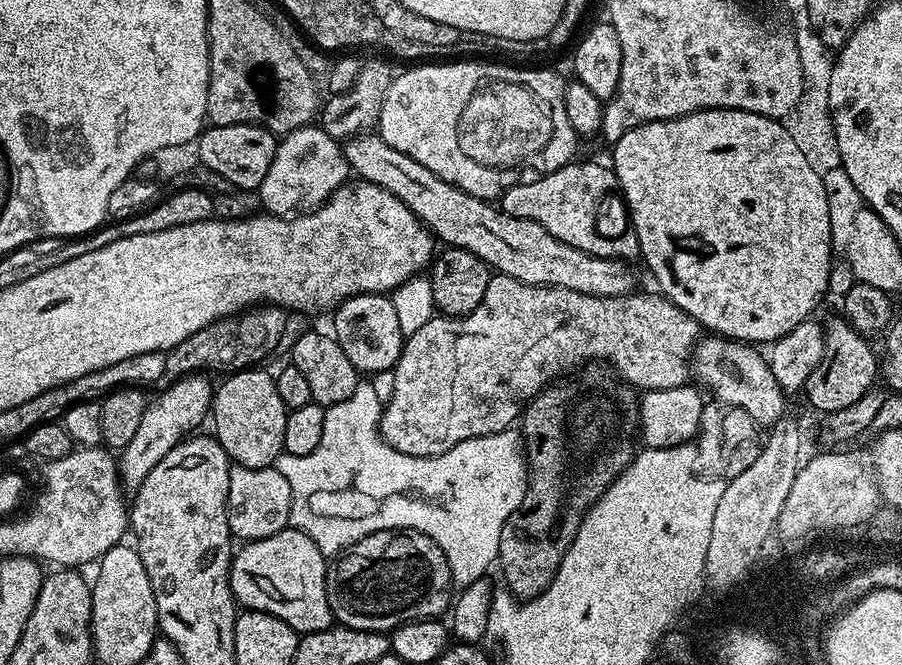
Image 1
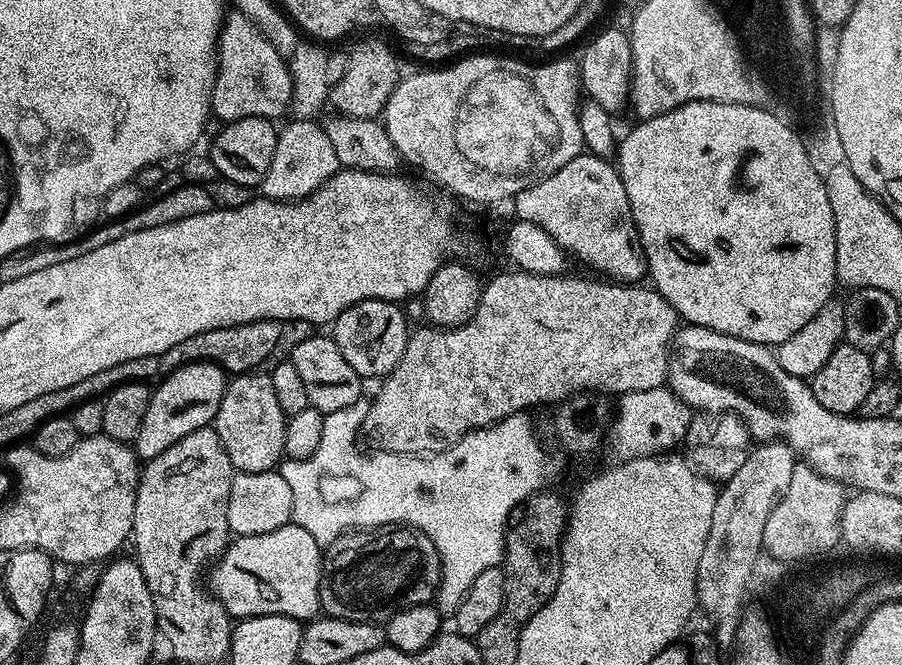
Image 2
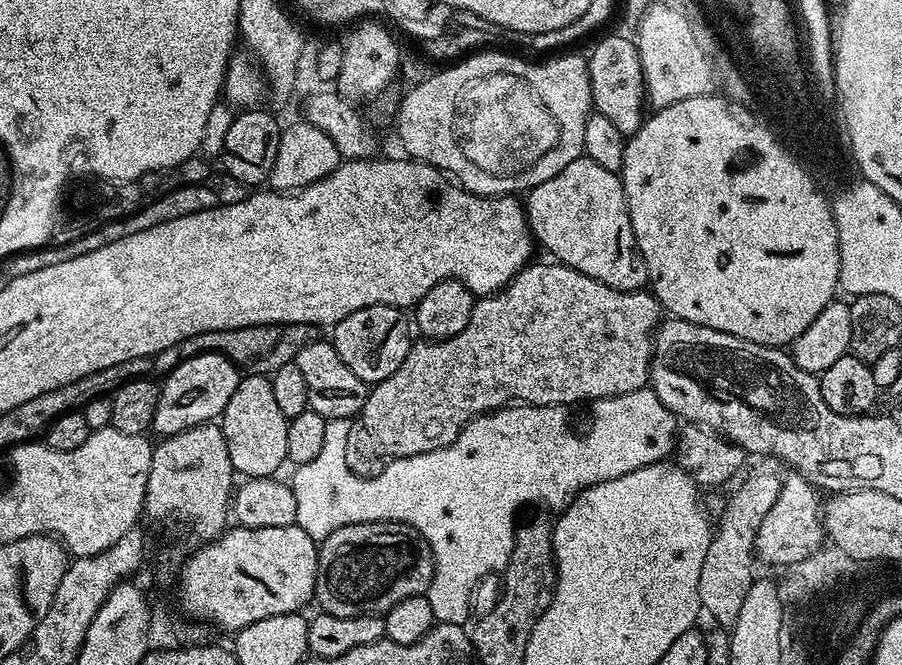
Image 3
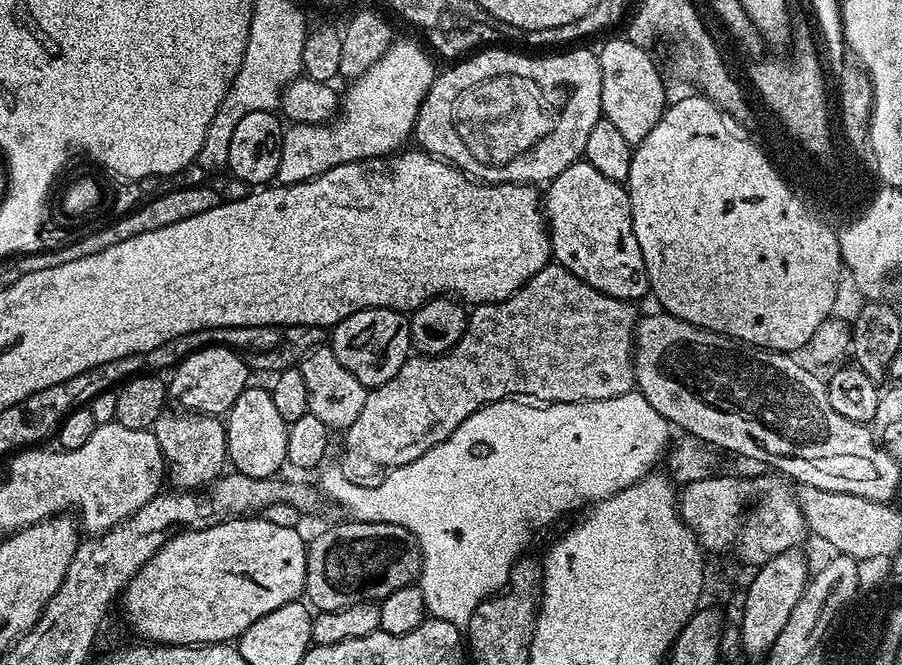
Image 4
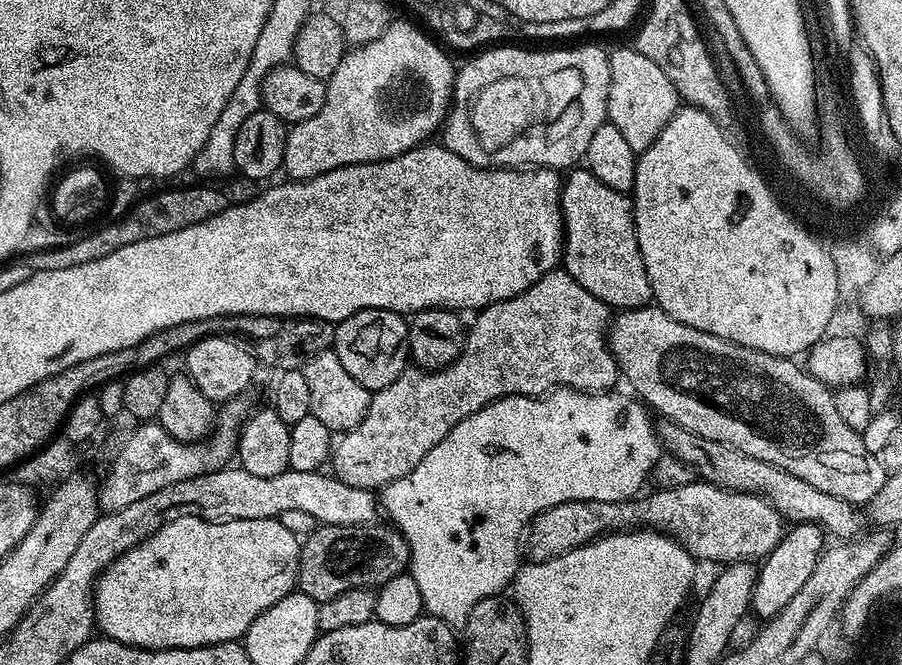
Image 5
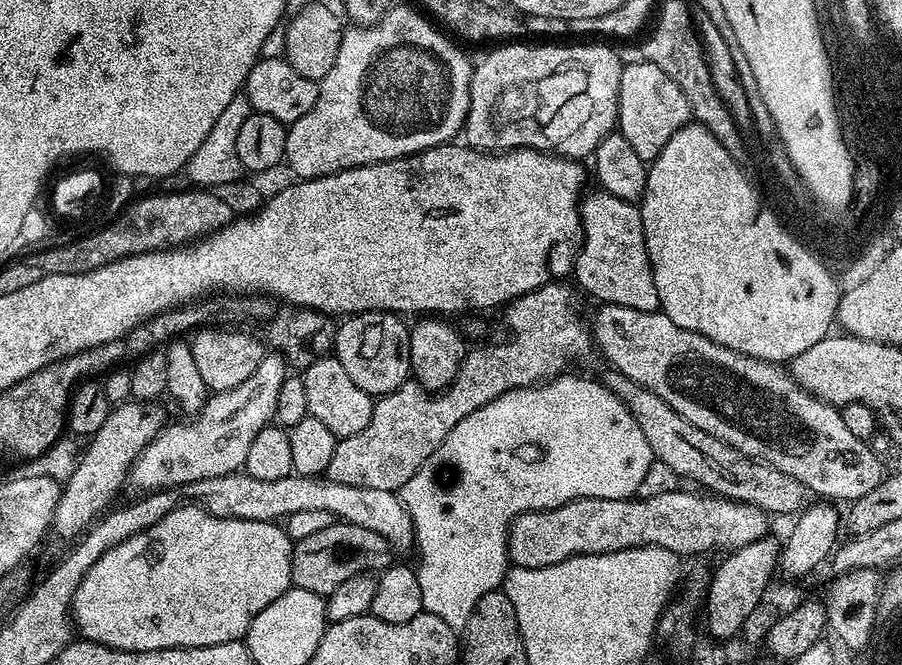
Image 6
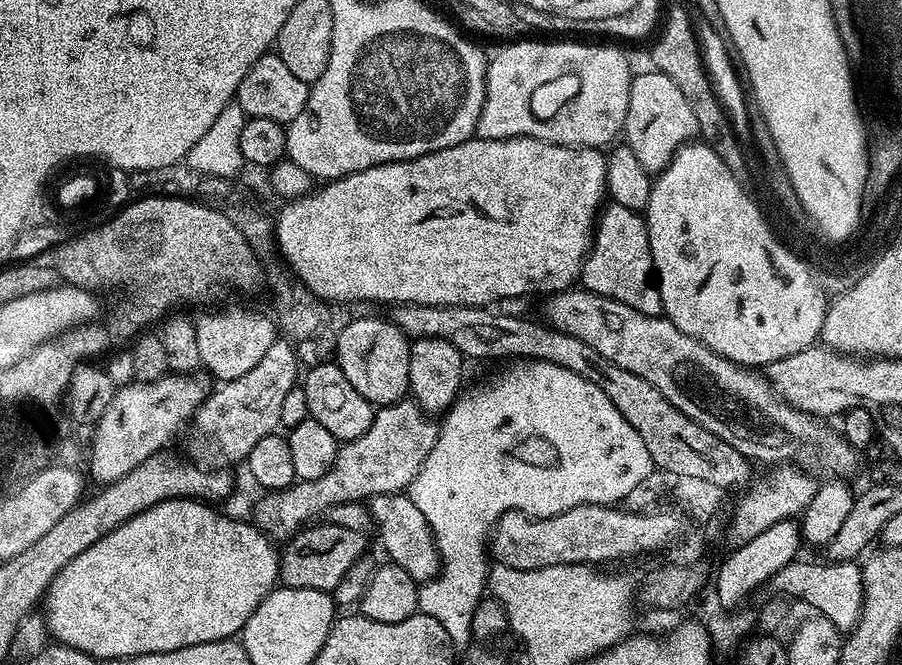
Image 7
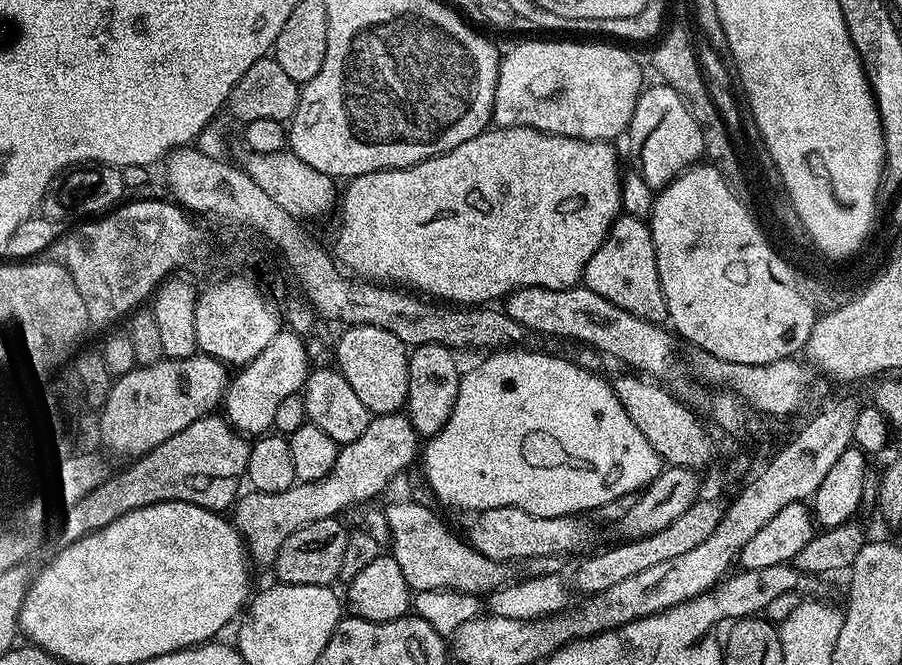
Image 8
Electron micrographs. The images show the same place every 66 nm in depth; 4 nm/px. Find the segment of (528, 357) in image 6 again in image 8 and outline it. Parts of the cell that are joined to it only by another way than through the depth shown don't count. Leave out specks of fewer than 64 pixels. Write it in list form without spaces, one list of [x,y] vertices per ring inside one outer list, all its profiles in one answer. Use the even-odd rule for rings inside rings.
[[[391,412],[385,416],[376,416],[369,419],[366,430],[358,439],[349,444],[343,445],[337,451],[336,461],[330,470],[330,474],[326,478],[322,478],[318,482],[299,482],[292,487],[282,490],[281,492],[257,492],[249,491],[247,494],[239,497],[238,503],[235,505],[234,523],[236,529],[240,531],[240,535],[244,537],[245,545],[250,553],[251,559],[256,560],[260,564],[275,565],[276,551],[282,546],[282,542],[286,542],[286,538],[290,534],[294,534],[294,530],[298,530],[302,526],[306,526],[315,520],[330,520],[339,517],[339,512],[344,512],[348,507],[363,505],[365,502],[372,502],[375,496],[395,478],[399,472],[404,472],[412,464],[412,459],[418,456],[418,437],[416,427],[408,420],[407,415],[400,412]]]

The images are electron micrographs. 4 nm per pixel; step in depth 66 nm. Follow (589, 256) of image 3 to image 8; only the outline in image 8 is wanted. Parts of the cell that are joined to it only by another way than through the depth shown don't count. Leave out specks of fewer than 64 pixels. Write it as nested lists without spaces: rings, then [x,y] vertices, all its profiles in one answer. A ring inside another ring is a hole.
[[[619,215],[612,223],[602,246],[584,268],[583,287],[602,294],[606,302],[614,302],[622,310],[651,324],[663,325],[668,320],[666,298],[658,278],[658,262],[654,254],[651,227],[641,217]]]

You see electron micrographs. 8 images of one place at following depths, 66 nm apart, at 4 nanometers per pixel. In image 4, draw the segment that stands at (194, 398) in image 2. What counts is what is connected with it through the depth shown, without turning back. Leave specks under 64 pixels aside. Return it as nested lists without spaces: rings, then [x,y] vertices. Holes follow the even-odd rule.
[[[210,344],[191,352],[176,365],[167,381],[167,395],[171,403],[181,404],[181,409],[192,414],[223,417],[238,402],[238,394],[249,387],[248,364],[235,348],[223,348],[220,344]]]

